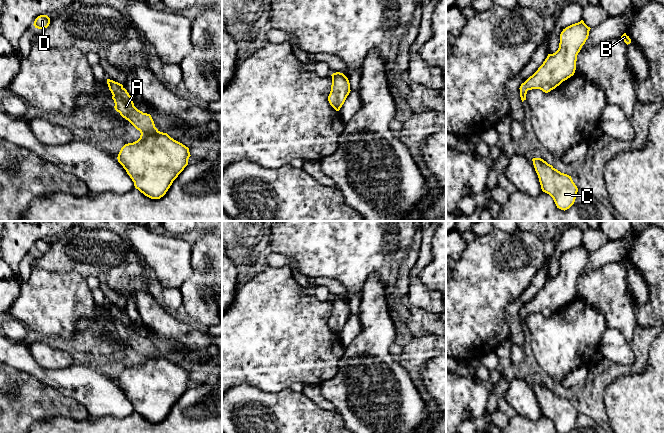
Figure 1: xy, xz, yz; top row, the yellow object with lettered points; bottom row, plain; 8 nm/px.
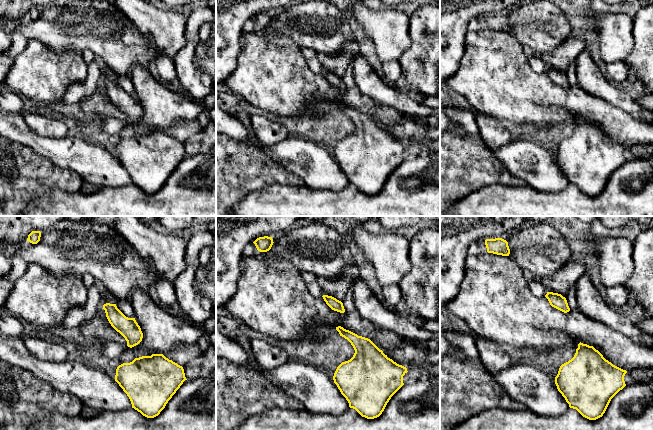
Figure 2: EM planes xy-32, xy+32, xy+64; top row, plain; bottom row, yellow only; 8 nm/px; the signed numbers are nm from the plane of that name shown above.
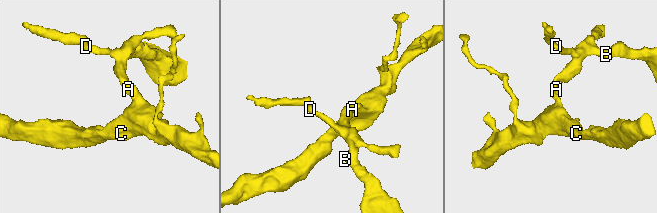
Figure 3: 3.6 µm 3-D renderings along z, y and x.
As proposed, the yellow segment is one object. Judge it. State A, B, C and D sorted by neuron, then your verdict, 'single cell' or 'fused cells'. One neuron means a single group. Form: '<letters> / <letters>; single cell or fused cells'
A B C D; single cell

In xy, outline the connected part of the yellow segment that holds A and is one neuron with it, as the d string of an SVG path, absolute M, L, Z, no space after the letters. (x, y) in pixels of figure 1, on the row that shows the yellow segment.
M107 79L115 110L140 131L140 138L125 144L118 162L141 193L151 199L163 197L188 165L189 148L160 132L150 114L138 110L122 84Z

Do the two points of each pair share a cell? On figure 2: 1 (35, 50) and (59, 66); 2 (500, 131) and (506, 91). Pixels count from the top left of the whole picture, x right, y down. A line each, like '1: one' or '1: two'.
1: one
2: two

